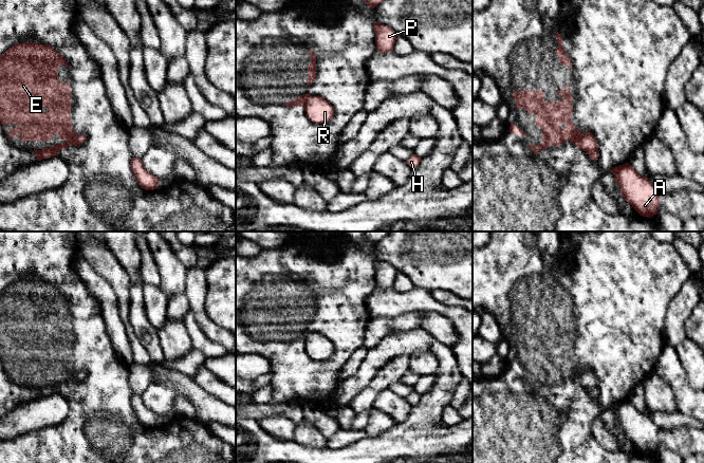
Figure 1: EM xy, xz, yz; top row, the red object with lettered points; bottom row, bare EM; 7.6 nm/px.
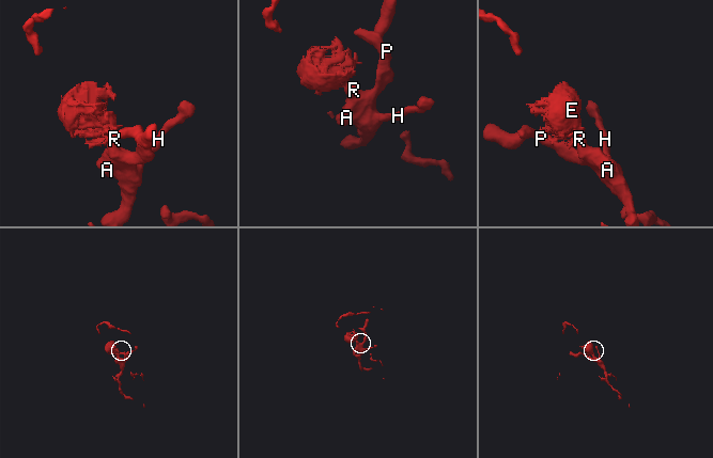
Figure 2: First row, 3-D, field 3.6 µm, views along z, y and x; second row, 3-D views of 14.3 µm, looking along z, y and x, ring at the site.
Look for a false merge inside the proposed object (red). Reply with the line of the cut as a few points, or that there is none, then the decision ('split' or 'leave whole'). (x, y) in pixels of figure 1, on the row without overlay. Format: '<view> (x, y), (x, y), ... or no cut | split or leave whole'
yz (580, 370), (575, 375), (574, 381) | split

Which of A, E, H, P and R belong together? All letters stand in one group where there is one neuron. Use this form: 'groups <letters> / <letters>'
groups A H P R / E

